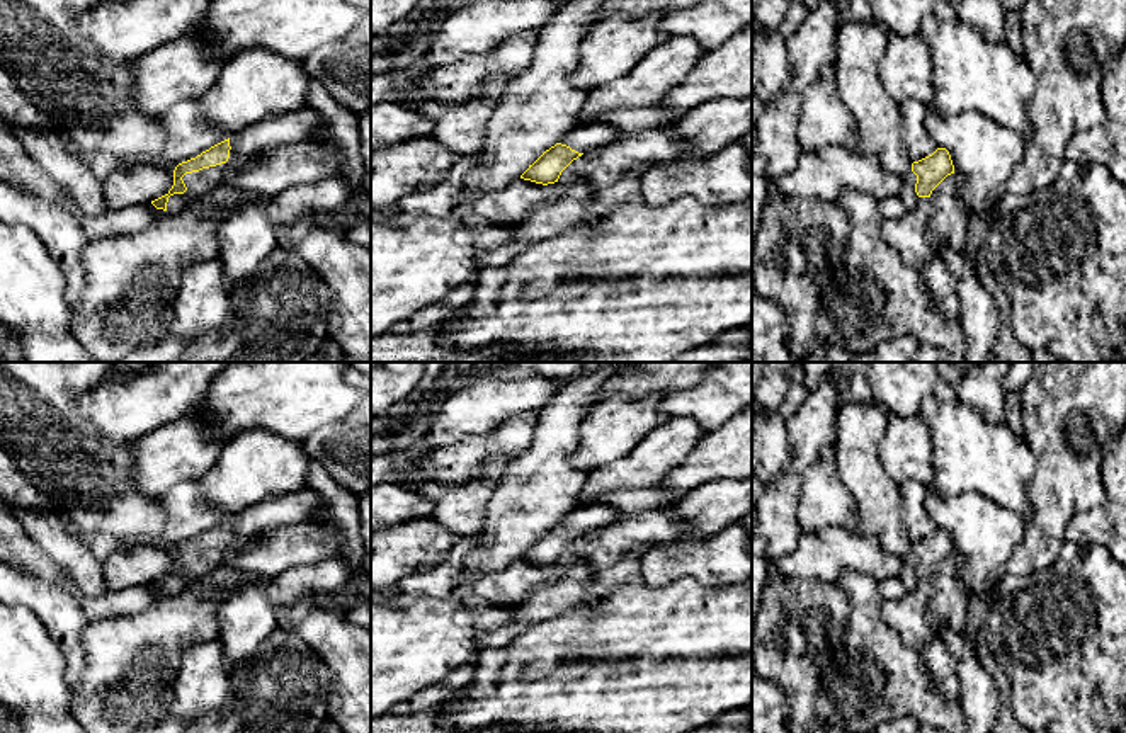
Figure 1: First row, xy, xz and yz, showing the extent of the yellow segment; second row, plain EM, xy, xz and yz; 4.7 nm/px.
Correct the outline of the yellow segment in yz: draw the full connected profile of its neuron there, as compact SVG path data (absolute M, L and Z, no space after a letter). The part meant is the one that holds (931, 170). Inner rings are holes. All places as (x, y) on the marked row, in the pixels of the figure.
M937 148L932 155L913 162L900 192L907 211L915 209L920 197L930 197L932 190L951 173L954 173L954 165L946 148Z

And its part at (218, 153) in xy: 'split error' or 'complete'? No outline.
split error

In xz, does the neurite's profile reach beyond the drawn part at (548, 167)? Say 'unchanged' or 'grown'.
grown

